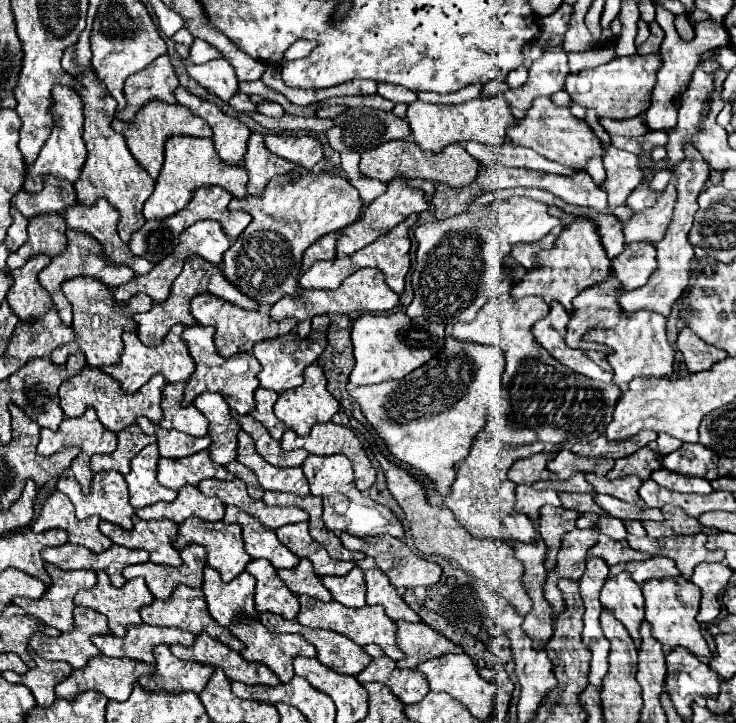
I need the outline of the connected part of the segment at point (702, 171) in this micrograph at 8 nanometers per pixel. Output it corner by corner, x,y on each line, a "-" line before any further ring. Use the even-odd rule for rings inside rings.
685,144
685,158
673,168
673,176
677,180
677,204
675,204
673,220
667,228
667,234
657,244
657,262
659,262
659,266
651,274
651,278
647,280
645,286
635,288
631,292
623,292
623,296
619,298
619,304
625,308
625,312
635,312
639,308
651,308
653,312
663,312
663,316
669,316
673,302
679,300
683,296
683,292
687,290
687,286
689,286
689,266
691,266
691,260
693,260
693,246
689,244
687,234
693,226
695,212
699,210
697,196
703,190
705,182
709,180
709,172
711,172
711,166
703,160
699,150
691,144

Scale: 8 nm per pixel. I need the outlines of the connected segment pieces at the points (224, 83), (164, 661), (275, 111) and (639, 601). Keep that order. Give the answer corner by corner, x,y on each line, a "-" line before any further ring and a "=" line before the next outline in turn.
177,43
175,48
182,59
183,65
186,67
187,74
189,74
197,84
201,84
205,90
209,90
211,94
215,94
215,96
223,100
223,102
229,102
229,100
231,100
231,97
237,92
238,80
237,76
235,76
233,66
231,66
225,58
193,65
187,61
189,47
=
157,644
153,648
153,656
155,656
155,674
139,678
139,684
145,690
199,694
213,672
209,664
179,660
177,656
171,654
167,644
=
268,100
257,104
257,111
263,115
275,118
280,118
285,114
280,104
=
627,572
609,578
601,590
601,604
627,628
635,646
641,646
639,628
645,620
643,610
643,594
641,588
627,576

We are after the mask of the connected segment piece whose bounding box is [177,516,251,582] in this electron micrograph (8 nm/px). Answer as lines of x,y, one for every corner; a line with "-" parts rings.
189,518
185,520
179,530
177,530
177,548
185,546
185,544
191,544
191,542
197,542
201,546
205,546
207,550
207,564
211,568
215,568
221,578
225,582
231,582
235,576
239,576
247,562
251,560
243,548
243,536
241,536
241,528
239,524
225,524
225,522
205,522
201,518

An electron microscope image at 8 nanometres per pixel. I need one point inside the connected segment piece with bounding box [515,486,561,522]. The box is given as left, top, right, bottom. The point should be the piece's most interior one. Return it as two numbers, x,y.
529,501

